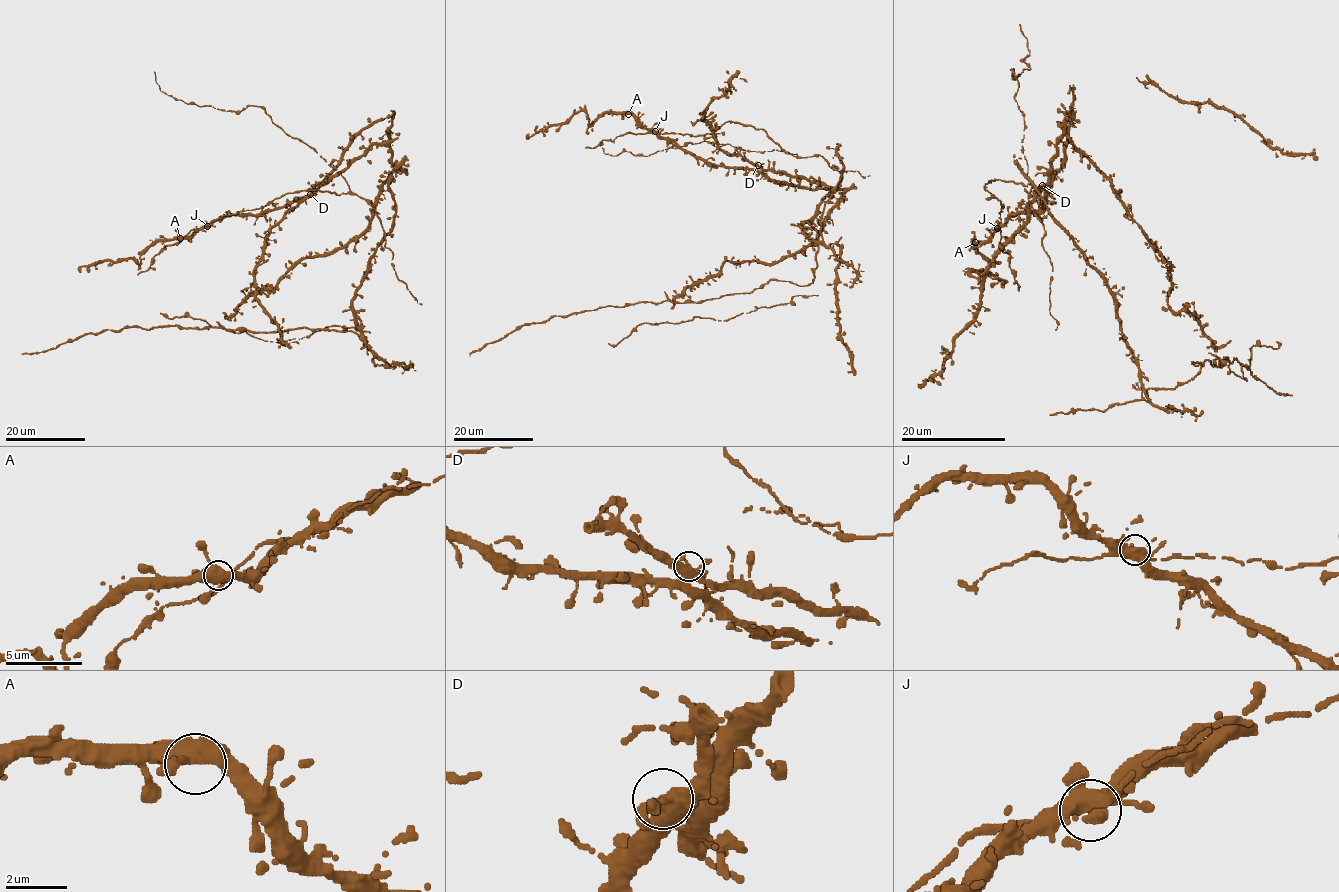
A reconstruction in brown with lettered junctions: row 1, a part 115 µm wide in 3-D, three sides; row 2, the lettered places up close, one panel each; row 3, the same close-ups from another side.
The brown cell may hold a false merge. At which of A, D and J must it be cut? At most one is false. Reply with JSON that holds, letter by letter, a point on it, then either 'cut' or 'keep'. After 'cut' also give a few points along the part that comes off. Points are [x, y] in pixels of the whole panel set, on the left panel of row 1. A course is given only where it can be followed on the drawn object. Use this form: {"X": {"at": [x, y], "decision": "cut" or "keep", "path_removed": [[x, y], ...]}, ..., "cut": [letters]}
{"A": {"at": [180, 238], "decision": "keep"}, "D": {"at": [310, 194], "decision": "keep"}, "J": {"at": [207, 226], "decision": "keep"}, "cut": []}

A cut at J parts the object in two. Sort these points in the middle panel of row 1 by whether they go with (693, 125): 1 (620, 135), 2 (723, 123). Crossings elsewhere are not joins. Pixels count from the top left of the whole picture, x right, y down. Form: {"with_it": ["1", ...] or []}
{"with_it": []}

